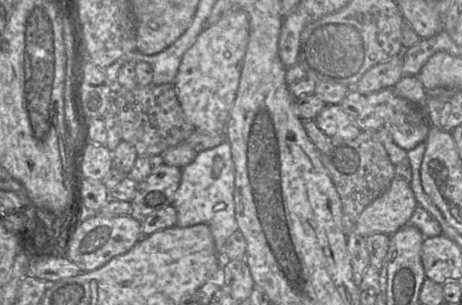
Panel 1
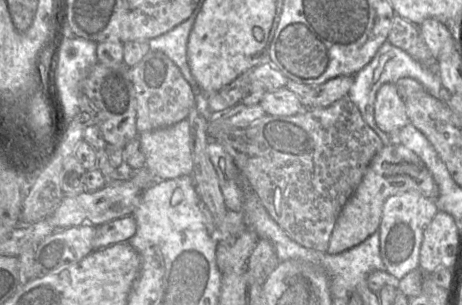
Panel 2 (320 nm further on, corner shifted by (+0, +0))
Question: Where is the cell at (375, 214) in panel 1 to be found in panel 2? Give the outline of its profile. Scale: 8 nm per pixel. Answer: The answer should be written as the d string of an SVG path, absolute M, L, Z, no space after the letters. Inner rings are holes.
M402 144L384 146L371 160L363 178L354 193L343 206L329 240L328 254L339 254L362 243L379 228L382 207L385 200L392 196L406 191L416 191L421 195L435 200L439 195L439 188L433 176L423 161L411 150Z

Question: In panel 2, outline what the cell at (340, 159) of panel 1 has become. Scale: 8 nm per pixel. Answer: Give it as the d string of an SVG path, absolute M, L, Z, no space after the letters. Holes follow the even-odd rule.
M348 95L325 108L304 108L291 116L266 114L244 129L227 130L210 140L224 147L270 217L288 237L320 252L327 251L343 206L362 181L371 160L384 147Z

